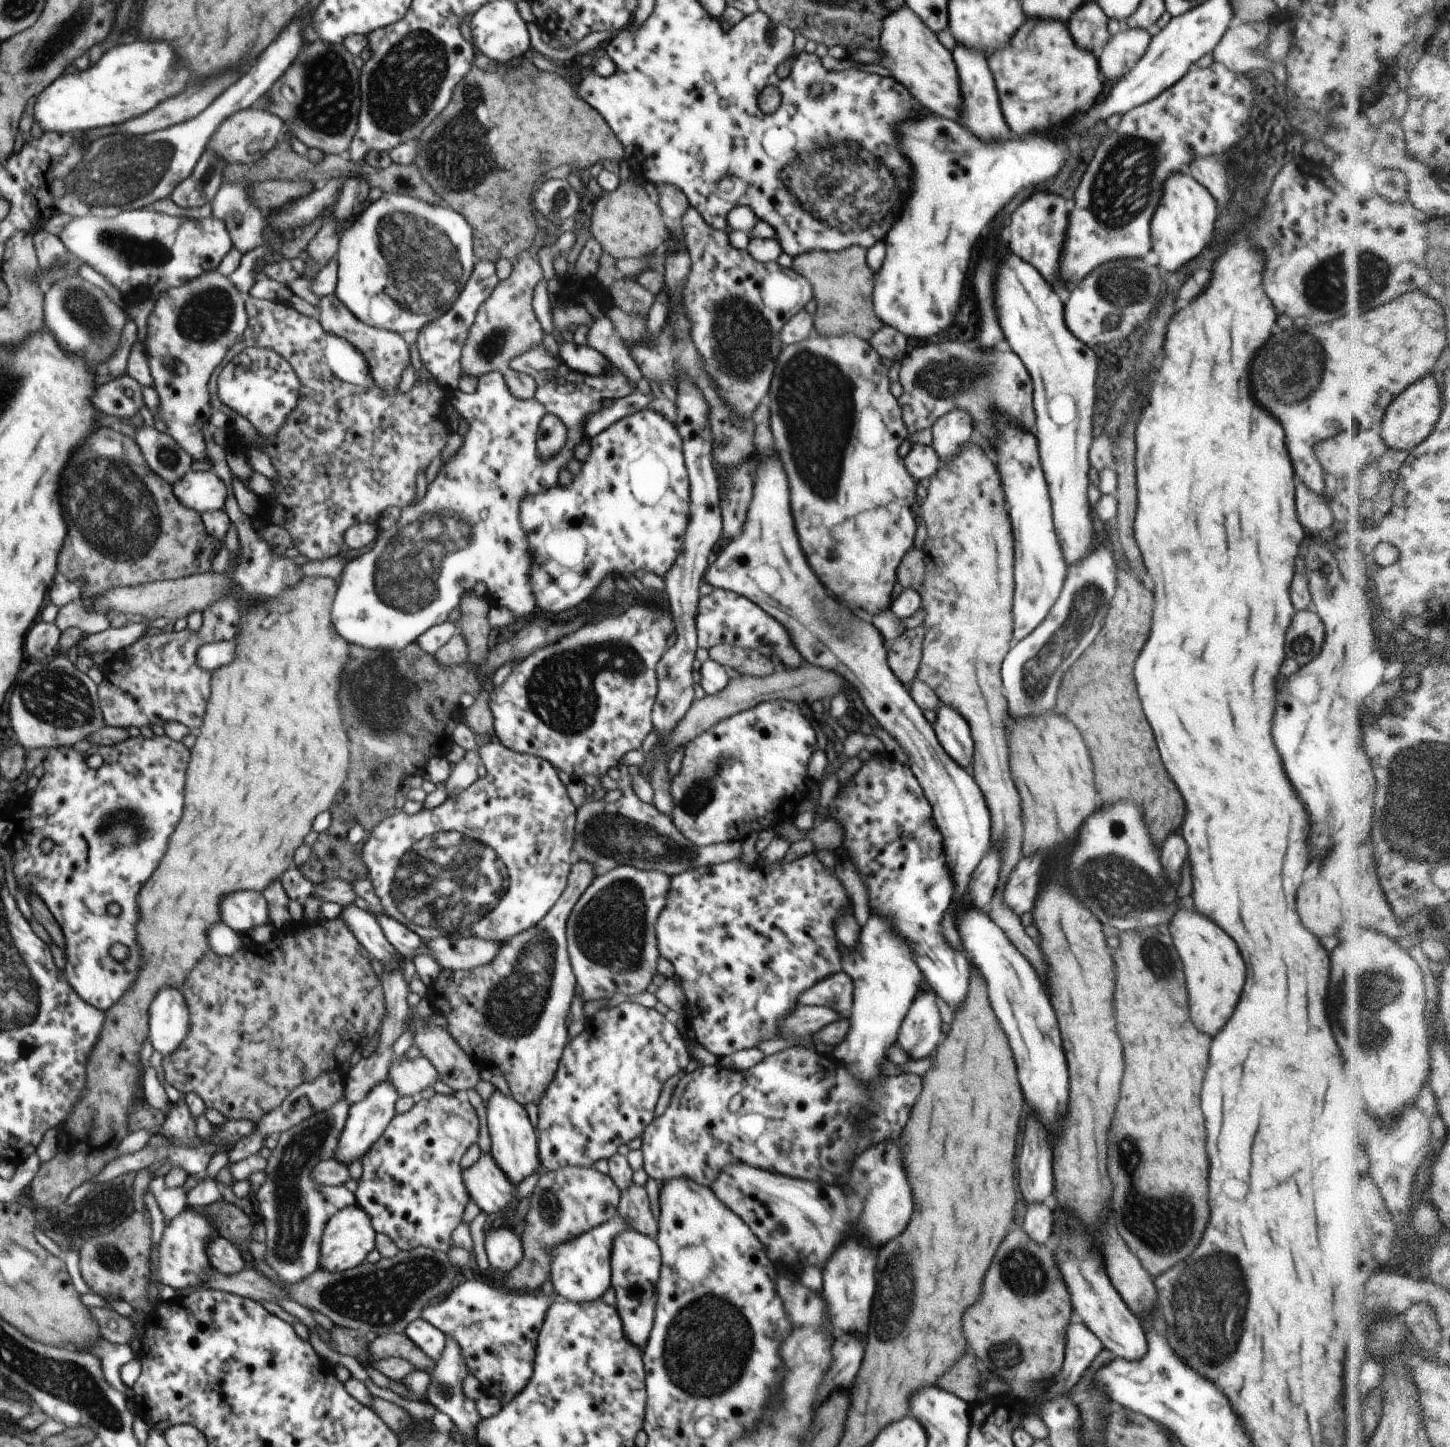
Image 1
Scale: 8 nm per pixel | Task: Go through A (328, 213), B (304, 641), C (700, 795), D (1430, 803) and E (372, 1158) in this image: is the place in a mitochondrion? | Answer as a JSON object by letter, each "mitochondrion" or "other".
{"A":"other","B":"other","C":"mitochondrion","D":"mitochondrion","E":"other"}

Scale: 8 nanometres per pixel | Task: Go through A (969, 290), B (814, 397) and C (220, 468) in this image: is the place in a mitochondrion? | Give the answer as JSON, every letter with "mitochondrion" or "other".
{"A":"other","B":"mitochondrion","C":"other"}

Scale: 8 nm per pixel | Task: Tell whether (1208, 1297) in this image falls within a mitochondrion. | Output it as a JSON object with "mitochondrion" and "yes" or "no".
{"mitochondrion":"yes"}

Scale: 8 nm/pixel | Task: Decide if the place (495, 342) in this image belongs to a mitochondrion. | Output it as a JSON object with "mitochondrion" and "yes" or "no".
{"mitochondrion":"yes"}

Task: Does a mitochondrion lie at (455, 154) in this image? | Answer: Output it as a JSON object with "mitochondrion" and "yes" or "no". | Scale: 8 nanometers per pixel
{"mitochondrion":"yes"}

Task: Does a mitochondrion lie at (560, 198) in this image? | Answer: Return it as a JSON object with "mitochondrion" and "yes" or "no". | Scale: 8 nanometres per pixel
{"mitochondrion":"yes"}

